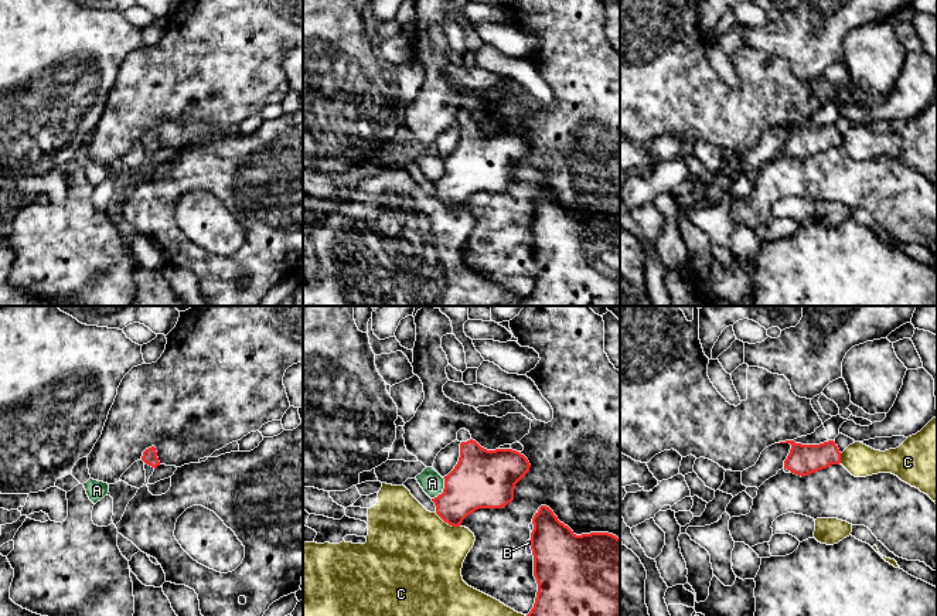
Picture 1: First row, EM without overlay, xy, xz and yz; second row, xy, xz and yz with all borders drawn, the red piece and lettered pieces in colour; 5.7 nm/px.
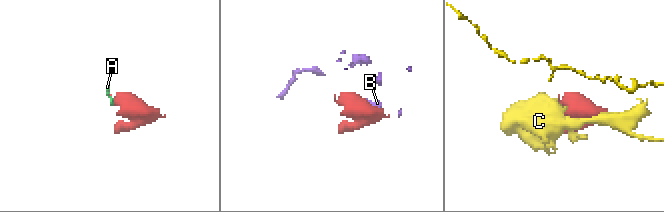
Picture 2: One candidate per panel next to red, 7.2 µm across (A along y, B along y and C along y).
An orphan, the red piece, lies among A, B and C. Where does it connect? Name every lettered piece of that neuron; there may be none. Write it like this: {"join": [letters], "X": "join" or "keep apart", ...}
{"join": [], "A": "keep apart", "B": "keep apart", "C": "keep apart"}

